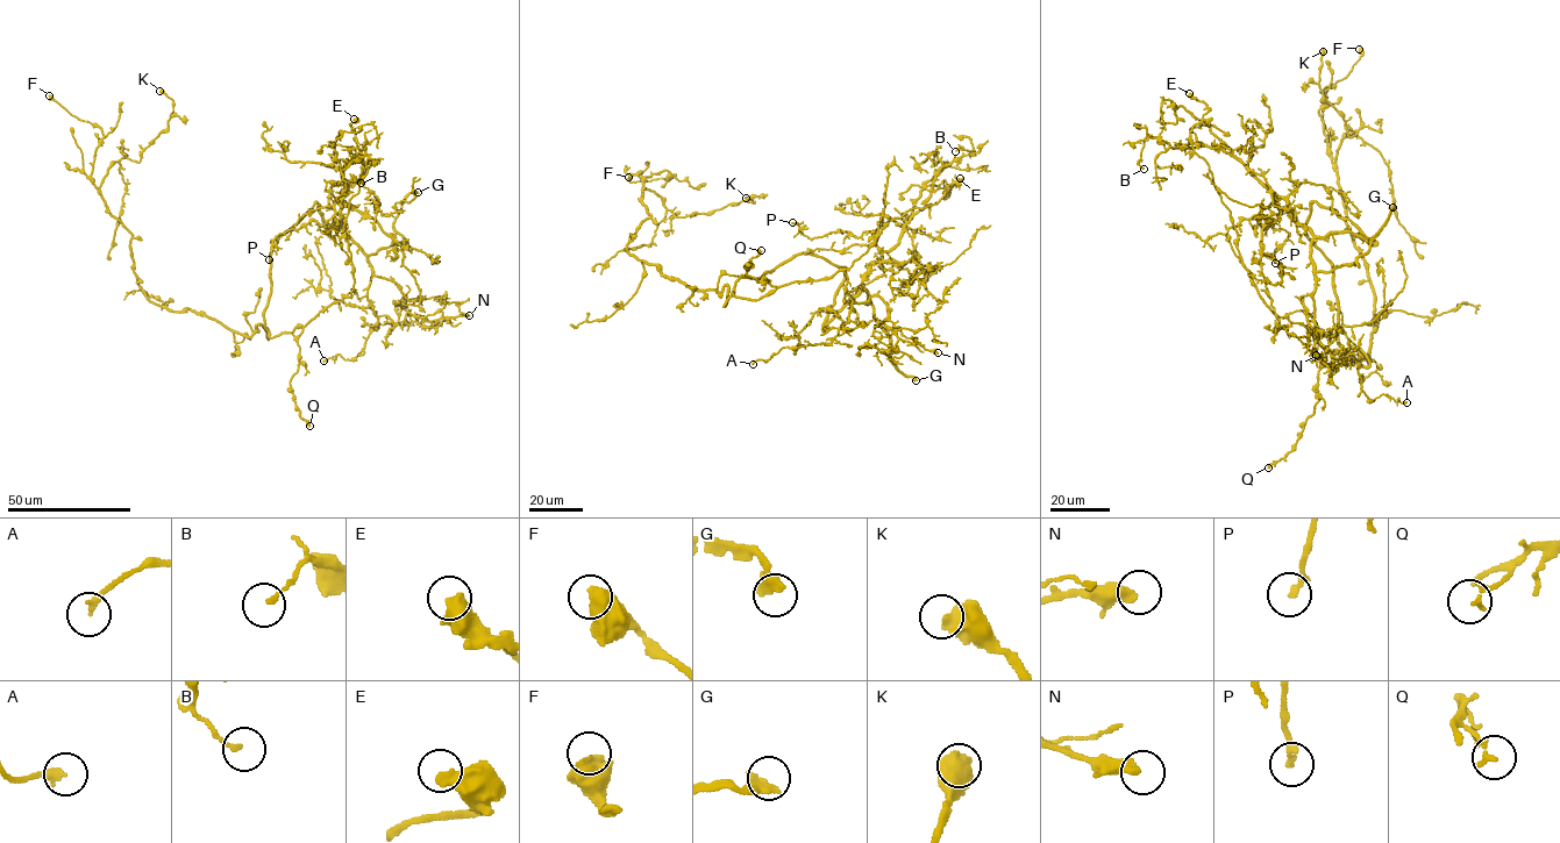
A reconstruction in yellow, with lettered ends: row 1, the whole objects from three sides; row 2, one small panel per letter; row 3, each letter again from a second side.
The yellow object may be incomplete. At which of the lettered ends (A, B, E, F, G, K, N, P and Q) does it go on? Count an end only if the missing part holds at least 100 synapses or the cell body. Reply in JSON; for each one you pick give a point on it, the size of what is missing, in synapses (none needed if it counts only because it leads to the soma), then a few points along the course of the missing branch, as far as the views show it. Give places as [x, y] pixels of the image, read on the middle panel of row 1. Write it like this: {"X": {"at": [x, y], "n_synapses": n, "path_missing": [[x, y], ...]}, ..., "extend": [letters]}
{"G": {"at": [916, 380], "path_missing": [[916, 380], [927, 400], [931, 422], [935, 419]]}, "extend": ["G"]}

